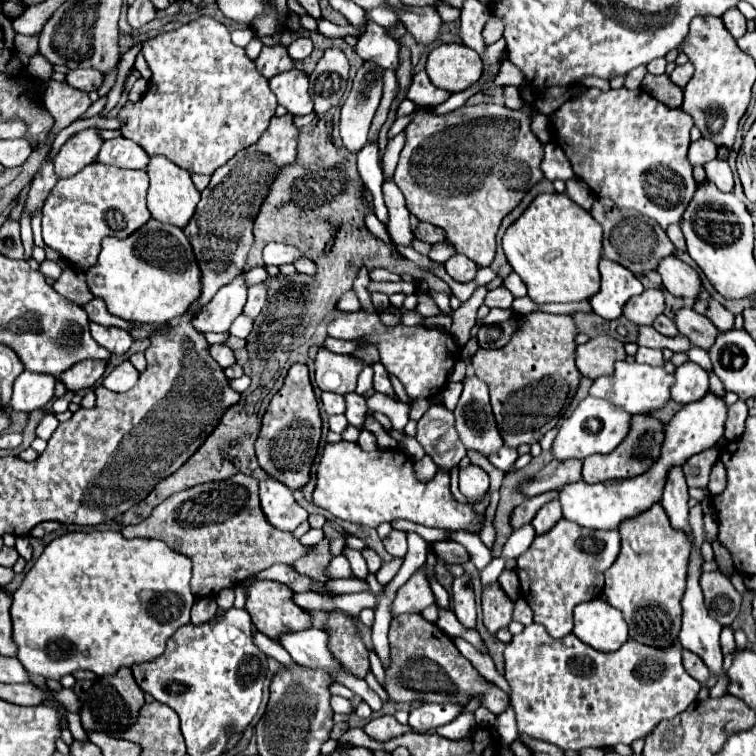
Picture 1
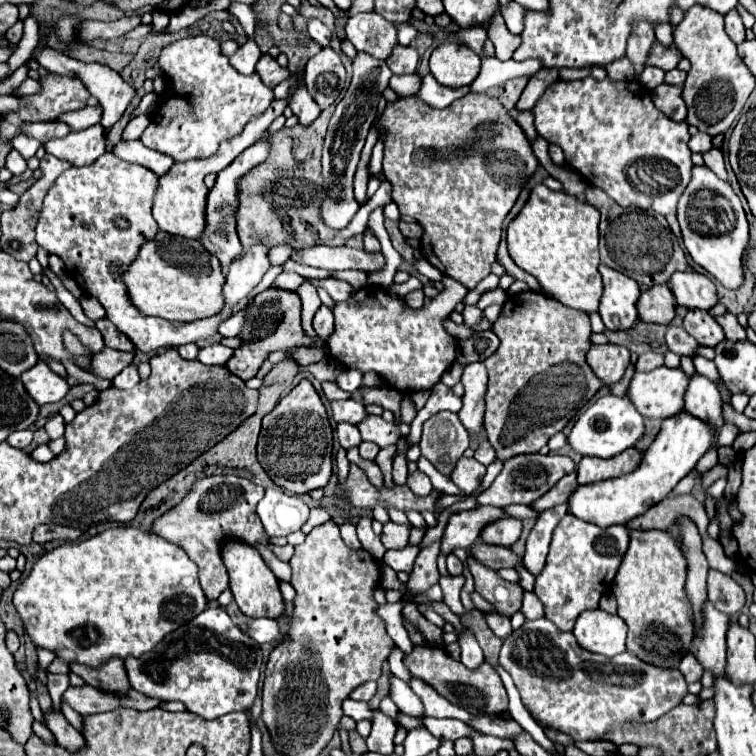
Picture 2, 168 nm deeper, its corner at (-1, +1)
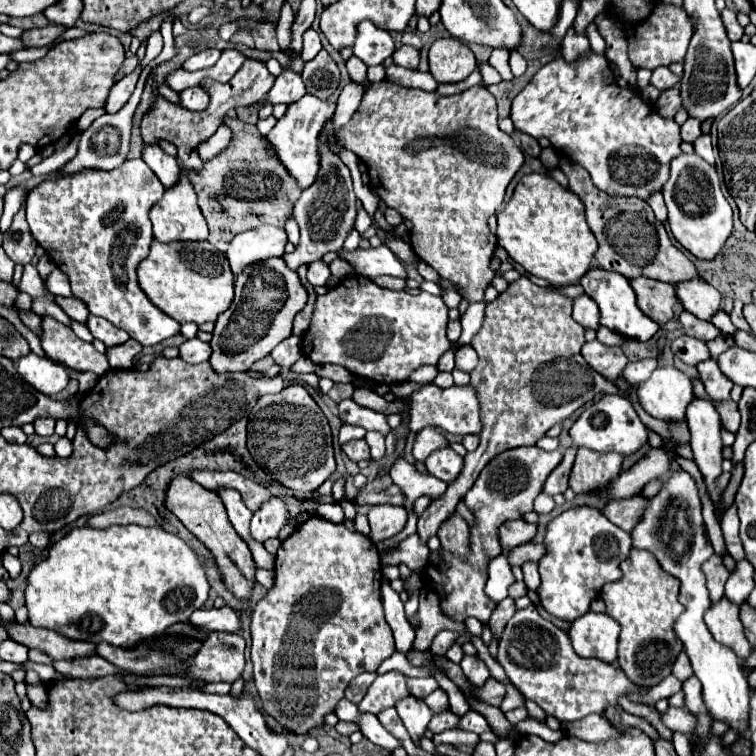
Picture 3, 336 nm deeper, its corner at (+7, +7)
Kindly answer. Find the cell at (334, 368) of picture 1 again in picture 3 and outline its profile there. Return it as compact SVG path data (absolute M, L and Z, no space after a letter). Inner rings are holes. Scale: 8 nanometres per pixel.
M290 217L286 222L285 230L288 236L288 241L297 247L300 239L300 229L293 217Z

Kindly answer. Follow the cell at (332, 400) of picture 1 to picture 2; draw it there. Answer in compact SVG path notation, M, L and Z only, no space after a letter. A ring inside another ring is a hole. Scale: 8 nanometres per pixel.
M346 399L346 401L332 401L332 413L334 413L334 419L336 423L352 423L352 425L358 425L360 419L364 419L364 405L352 401L352 399Z

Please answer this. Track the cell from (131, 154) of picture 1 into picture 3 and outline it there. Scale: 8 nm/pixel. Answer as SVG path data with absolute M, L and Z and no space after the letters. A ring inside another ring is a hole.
M144 143L144 145L142 145L142 159L144 159L144 163L148 163L148 167L156 173L156 177L162 181L164 187L176 183L176 177L178 177L178 173L180 173L180 165L178 165L176 157L164 153L164 151L160 149L160 145Z

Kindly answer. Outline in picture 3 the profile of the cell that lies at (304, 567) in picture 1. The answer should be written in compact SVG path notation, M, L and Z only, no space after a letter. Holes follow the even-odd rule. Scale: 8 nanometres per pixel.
M310 517L304 525L300 525L278 549L276 553L276 581L274 587L268 591L268 595L256 605L254 613L252 613L252 663L254 663L254 683L260 695L260 705L262 709L274 717L282 727L286 727L290 733L294 735L308 735L310 729L314 727L322 727L324 725L324 717L328 713L334 711L336 703L344 697L344 689L348 687L348 683L364 673L364 671L376 671L378 665L390 657L394 653L394 635L390 625L386 623L384 617L384 607L382 607L382 597L380 597L380 583L382 583L382 565L380 565L380 553L378 547L370 541L370 537L358 533L358 531L350 531L346 529L342 523L334 525L322 517Z

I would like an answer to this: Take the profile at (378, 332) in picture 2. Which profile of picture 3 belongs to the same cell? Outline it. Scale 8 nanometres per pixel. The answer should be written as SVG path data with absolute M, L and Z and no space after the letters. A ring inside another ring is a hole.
M352 275L342 279L334 289L328 289L326 295L318 295L316 309L312 315L312 323L308 331L302 335L304 353L316 363L334 363L342 365L356 377L374 379L376 383L404 383L420 365L436 365L444 349L448 349L450 341L446 337L448 323L448 307L442 297L434 297L426 291L418 295L410 295L406 291L392 291L378 287L368 277Z

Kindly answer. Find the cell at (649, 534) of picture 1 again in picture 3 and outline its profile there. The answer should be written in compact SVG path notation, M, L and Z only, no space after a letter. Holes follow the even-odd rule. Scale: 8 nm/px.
M636 547L630 551L628 559L620 563L620 571L622 577L618 581L606 583L600 593L606 603L606 613L622 627L618 663L628 679L636 681L638 685L654 687L670 675L672 663L682 651L682 641L674 633L674 621L684 611L678 601L680 581L674 575L668 575L650 551Z

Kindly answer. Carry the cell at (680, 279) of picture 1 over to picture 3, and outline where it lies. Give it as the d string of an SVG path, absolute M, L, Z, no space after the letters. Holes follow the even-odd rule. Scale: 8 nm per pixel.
M696 277L690 281L680 281L676 285L676 297L686 311L694 313L698 319L710 321L712 315L720 309L722 295L704 279Z

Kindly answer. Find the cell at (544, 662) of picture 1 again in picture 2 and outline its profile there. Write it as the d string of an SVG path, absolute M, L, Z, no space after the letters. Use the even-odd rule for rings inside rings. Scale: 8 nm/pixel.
M546 617L526 621L520 629L512 631L504 639L498 663L514 679L514 685L518 687L520 697L524 705L532 711L532 715L540 723L570 735L574 741L598 741L612 725L624 725L630 721L636 721L636 723L656 721L658 717L666 715L672 707L680 705L688 687L684 683L682 673L676 669L662 669L662 667L642 663L642 673L638 675L638 671L634 669L634 663L640 663L640 659L636 659L636 655L628 651L610 659L604 655L590 653L578 645L574 633L558 631L558 627Z

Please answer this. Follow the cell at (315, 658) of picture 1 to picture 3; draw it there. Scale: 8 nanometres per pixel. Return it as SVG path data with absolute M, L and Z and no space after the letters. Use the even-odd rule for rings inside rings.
M230 607L196 609L188 621L192 621L192 625L200 625L200 629L220 629L228 633L238 633L242 629L242 619Z

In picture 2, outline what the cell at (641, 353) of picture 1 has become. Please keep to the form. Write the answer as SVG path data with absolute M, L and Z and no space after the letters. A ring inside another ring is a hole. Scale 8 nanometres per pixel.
M642 353L636 361L636 371L652 371L656 367L664 365L664 357L660 353Z

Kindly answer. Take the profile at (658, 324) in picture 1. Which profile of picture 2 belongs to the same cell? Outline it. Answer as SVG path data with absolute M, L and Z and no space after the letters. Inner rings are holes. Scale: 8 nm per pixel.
M668 327L668 331L666 331L666 343L668 343L668 349L672 351L672 353L676 353L676 355L686 355L686 357L696 357L698 353L698 347L700 347L700 343L692 337L692 335L688 335L686 333L686 329L684 327Z

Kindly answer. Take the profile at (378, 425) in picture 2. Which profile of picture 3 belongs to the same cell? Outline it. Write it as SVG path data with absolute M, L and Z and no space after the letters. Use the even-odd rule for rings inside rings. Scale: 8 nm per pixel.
M368 431L366 433L366 443L370 445L370 455L374 461L380 461L384 457L384 435L376 433L376 431Z

